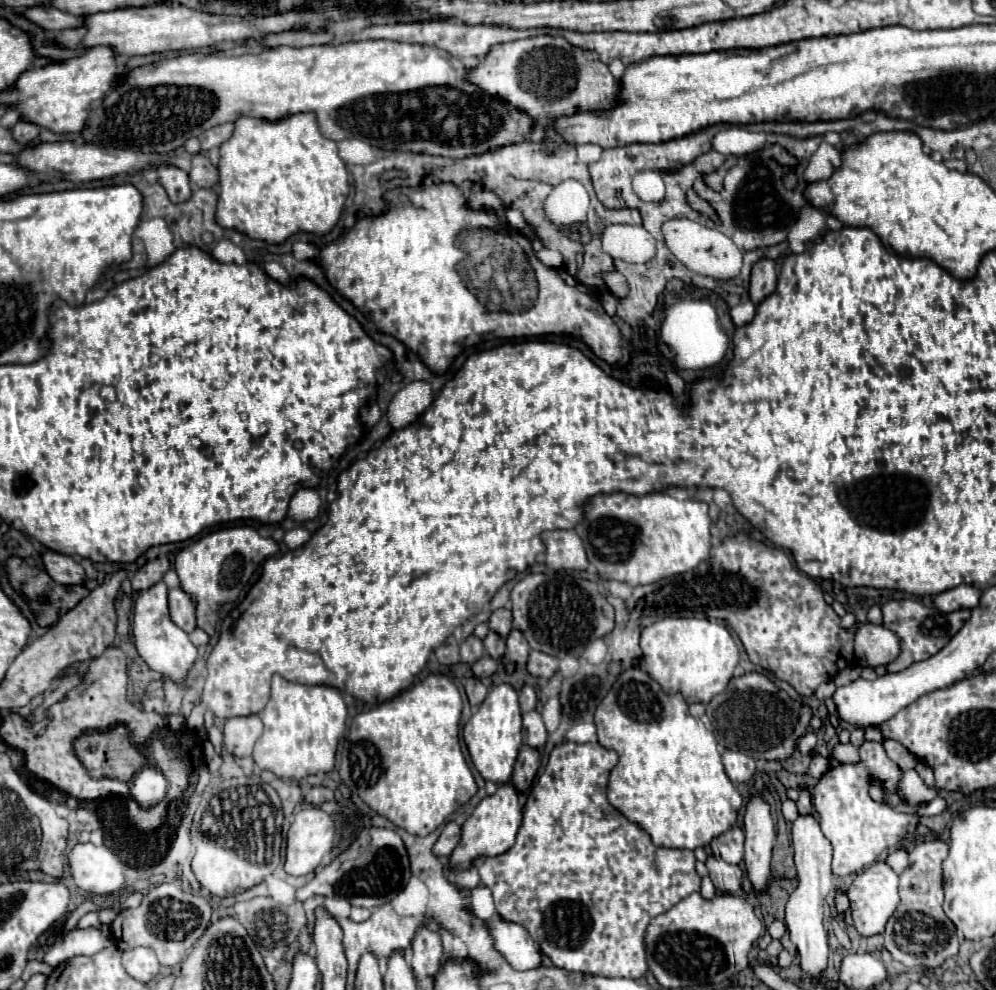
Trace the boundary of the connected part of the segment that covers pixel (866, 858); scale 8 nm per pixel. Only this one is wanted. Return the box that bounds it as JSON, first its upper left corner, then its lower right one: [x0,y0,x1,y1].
[813,742,919,876]

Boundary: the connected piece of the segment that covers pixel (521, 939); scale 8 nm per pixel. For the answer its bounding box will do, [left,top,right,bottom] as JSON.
[485,912,541,970]

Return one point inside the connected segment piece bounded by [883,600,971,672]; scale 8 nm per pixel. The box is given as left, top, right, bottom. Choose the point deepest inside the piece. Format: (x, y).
(924, 631)

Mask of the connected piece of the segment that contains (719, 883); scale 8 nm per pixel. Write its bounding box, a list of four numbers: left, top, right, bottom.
[707,856,743,892]

